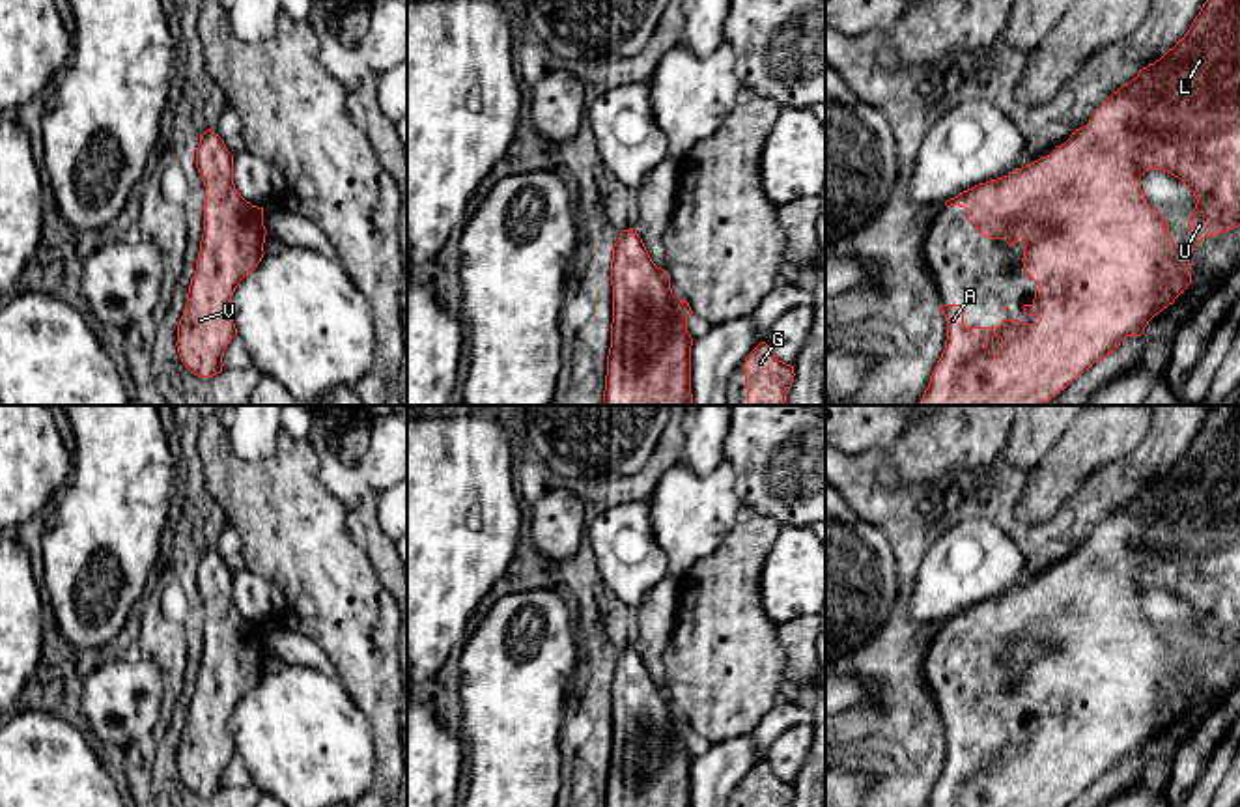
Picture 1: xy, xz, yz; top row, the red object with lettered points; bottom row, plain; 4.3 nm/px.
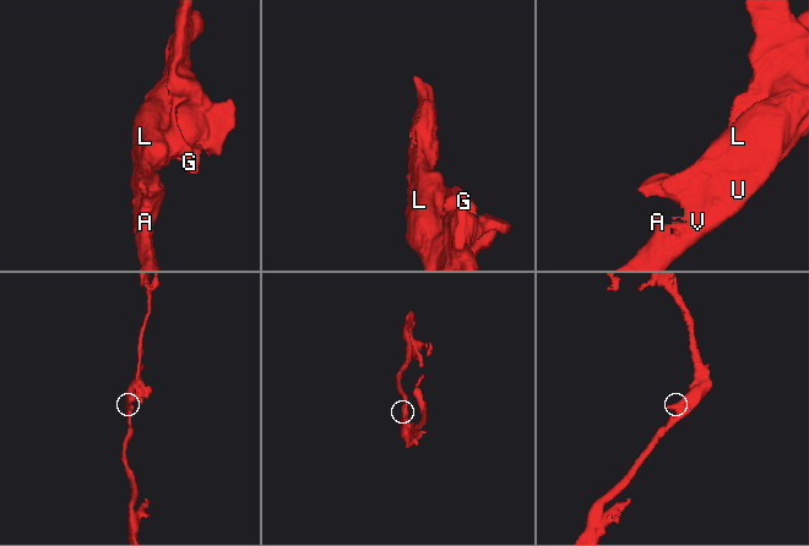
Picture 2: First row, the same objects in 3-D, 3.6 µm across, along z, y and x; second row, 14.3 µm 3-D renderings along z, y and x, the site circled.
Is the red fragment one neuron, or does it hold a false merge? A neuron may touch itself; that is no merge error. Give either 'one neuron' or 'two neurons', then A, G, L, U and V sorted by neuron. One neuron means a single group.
one neuron; A G L U V

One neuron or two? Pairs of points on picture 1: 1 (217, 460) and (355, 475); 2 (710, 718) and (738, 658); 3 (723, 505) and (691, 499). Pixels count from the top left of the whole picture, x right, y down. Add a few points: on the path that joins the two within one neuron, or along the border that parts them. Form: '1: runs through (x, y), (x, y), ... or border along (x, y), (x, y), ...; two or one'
1: border along (316, 453), (320, 481), (344, 509); two
2: runs through (719, 703), (725, 693), (725, 679), (731, 673); one
3: runs through (716, 505), (699, 505); one

